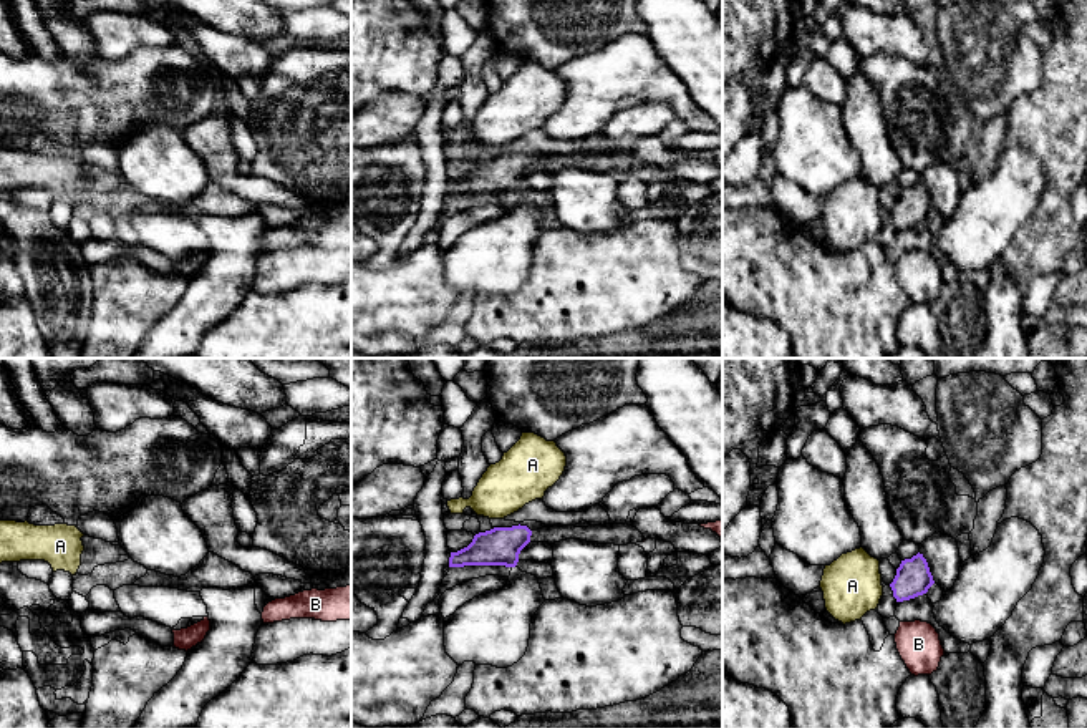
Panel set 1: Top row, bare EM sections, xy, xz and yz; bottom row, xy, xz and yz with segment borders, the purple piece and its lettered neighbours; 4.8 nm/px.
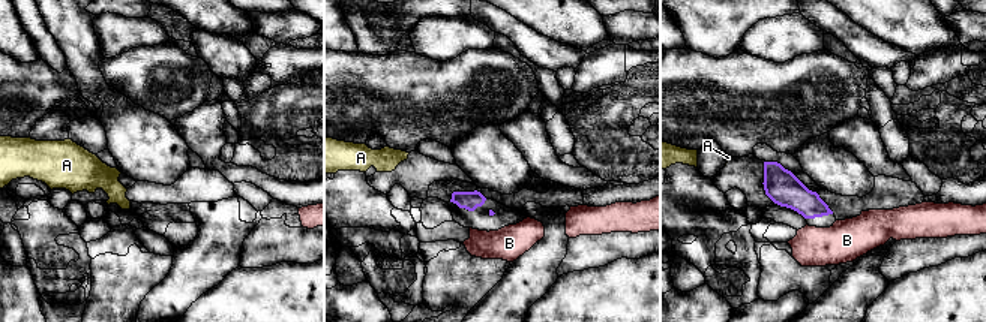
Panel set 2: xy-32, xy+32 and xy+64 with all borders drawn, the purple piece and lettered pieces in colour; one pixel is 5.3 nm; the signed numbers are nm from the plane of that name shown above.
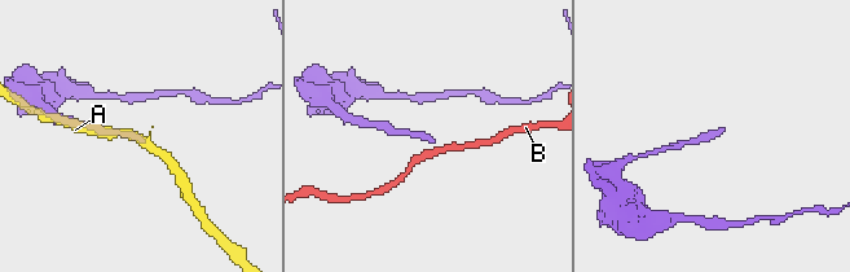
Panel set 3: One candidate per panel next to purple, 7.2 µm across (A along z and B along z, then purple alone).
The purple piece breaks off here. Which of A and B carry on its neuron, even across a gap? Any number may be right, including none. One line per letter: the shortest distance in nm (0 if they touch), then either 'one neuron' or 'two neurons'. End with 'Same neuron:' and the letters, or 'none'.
A: gap 40 nm; two neurons
B: gap 100 nm; two neurons
Same neuron: none

